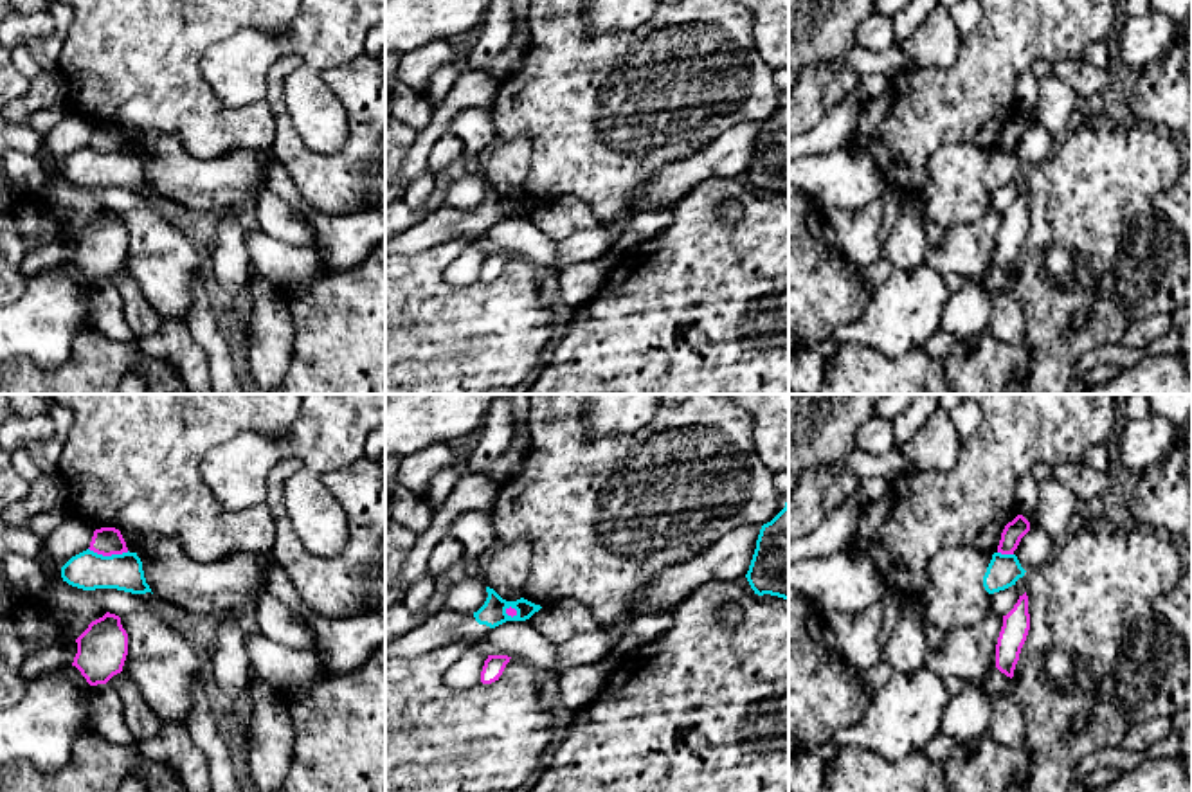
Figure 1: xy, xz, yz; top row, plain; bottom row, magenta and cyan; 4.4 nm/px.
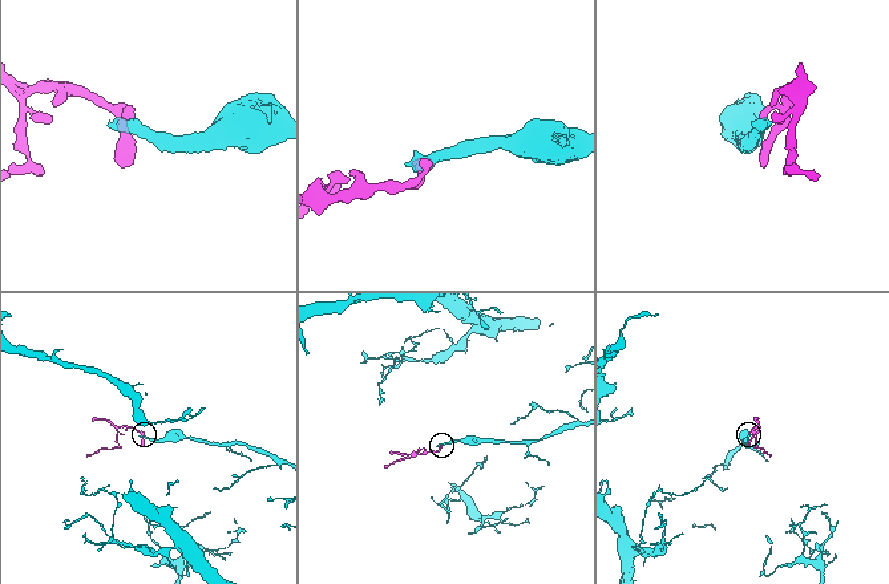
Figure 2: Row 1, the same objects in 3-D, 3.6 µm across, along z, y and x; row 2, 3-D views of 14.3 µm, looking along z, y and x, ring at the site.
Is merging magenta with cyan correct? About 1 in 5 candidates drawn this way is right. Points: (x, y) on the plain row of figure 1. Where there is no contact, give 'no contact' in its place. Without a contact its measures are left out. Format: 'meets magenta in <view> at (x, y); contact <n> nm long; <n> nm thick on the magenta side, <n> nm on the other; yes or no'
meets magenta in xy at (108, 152); contact 180 nm long; 130 nm thick on the magenta side, 170 nm on the other; no

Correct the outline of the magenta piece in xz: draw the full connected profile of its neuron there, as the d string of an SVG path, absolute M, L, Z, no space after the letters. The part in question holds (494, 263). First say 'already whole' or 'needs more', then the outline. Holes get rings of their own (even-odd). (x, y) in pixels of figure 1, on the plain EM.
already whole | M488 252L484 257L483 268L481 268L481 279L483 281L492 281L499 277L502 272L506 261L510 259L511 254L508 252Z

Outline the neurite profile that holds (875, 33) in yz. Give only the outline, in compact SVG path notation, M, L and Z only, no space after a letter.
M871 14L862 20L853 36L855 45L871 52L882 52L895 45L893 18Z

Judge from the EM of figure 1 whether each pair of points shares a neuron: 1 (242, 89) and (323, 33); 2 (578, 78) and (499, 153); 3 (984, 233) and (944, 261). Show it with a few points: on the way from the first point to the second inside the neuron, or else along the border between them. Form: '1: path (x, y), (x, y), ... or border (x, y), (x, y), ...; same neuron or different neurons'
1: path (254, 67), (274, 47), (301, 40); same neuron
2: border (496, 135), (528, 143), (524, 180); different neurons
3: path (975, 240), (953, 256); same neuron

